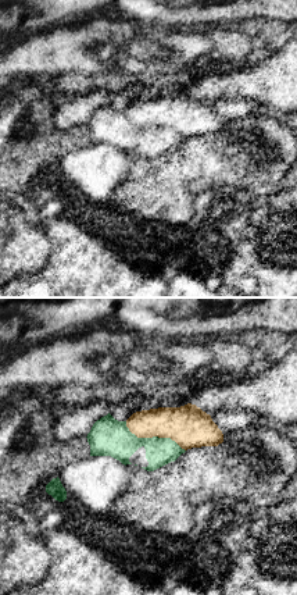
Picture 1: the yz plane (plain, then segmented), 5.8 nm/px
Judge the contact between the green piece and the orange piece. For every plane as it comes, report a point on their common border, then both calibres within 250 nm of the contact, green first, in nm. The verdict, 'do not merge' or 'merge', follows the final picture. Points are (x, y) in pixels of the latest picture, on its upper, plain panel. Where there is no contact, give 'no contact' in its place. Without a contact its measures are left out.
contact (153, 125); calibres 220 and 240 nm

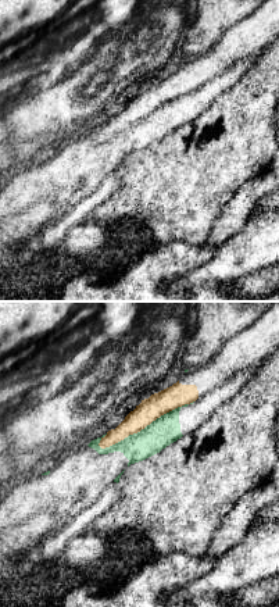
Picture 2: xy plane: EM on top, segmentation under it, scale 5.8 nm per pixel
contact (146, 115); calibres 160 and 140 nm

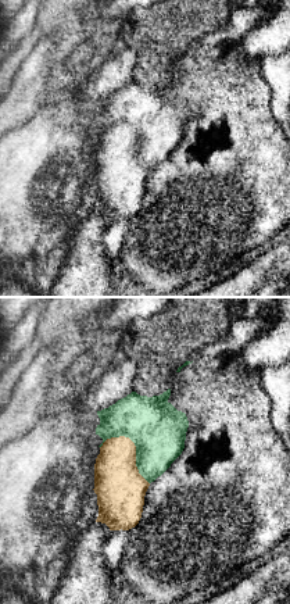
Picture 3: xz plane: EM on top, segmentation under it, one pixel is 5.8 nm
contact (136, 136); calibres 320 and 280 nm

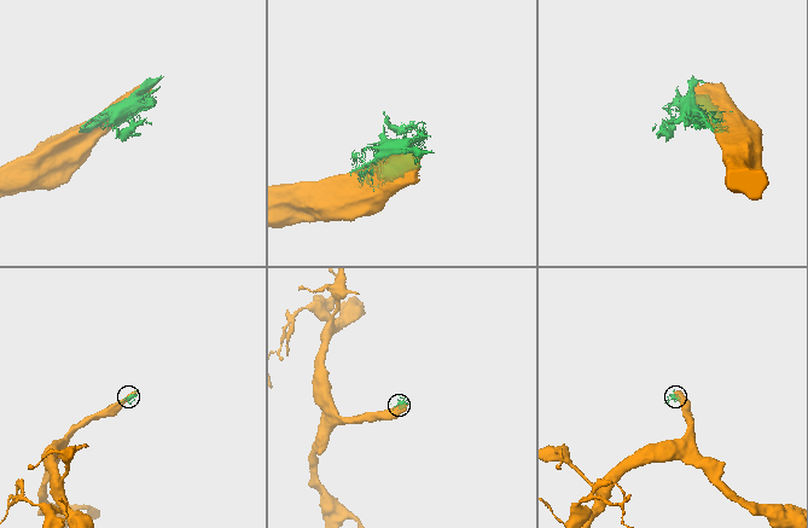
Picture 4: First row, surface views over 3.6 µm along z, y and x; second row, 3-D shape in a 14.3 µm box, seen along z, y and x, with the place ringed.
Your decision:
do not merge

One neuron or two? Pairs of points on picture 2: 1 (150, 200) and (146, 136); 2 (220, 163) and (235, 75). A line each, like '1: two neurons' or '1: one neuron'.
1: two neurons
2: two neurons

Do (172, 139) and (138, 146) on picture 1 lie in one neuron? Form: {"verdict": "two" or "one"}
{"verdict": "one"}

